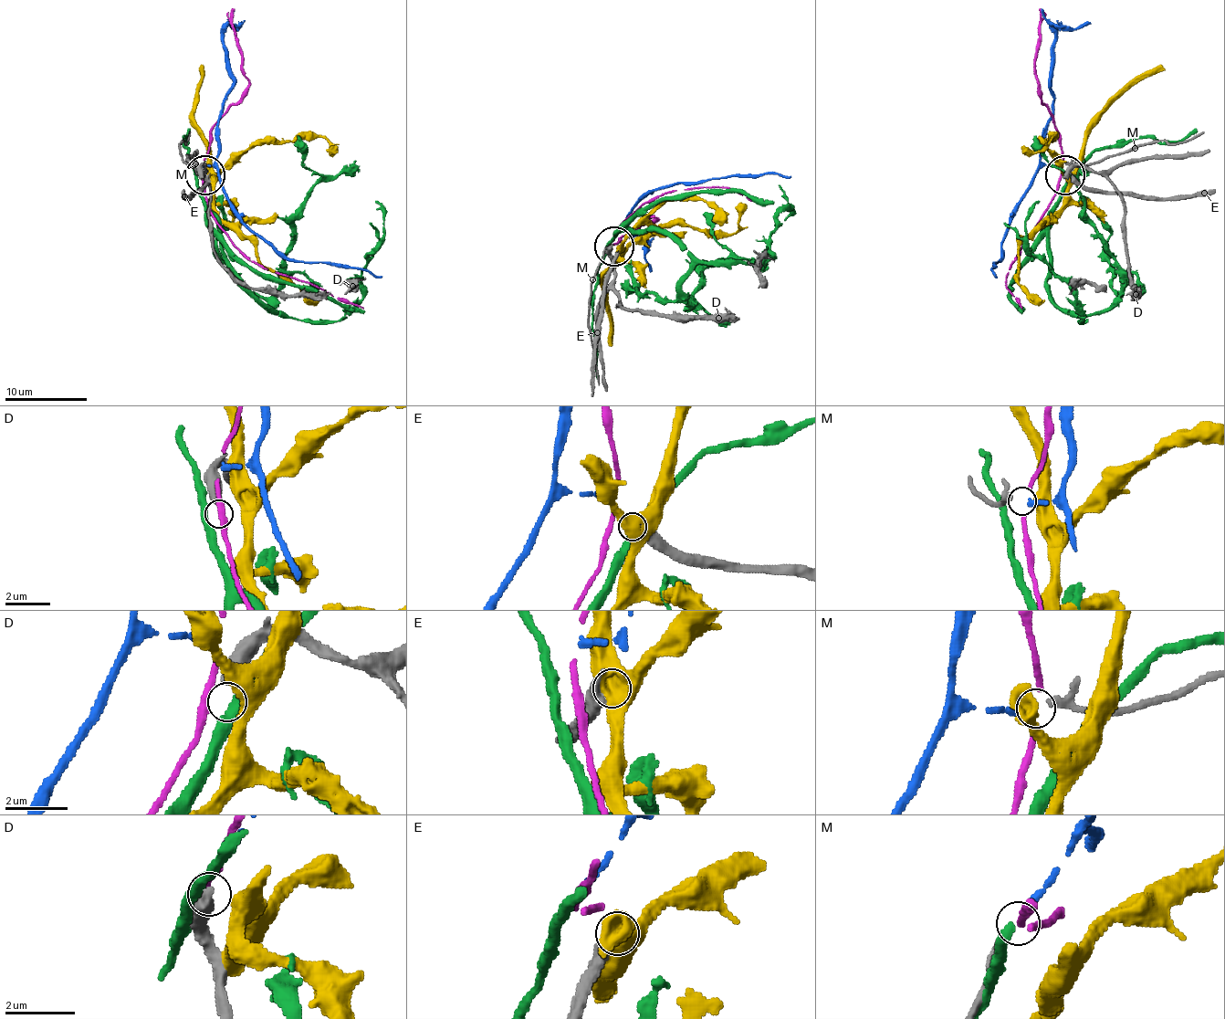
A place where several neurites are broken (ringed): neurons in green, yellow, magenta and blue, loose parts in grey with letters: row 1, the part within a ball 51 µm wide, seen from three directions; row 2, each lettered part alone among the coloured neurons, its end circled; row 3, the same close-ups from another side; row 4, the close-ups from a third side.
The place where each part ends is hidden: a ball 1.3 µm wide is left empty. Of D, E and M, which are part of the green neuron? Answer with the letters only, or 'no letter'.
no letter

